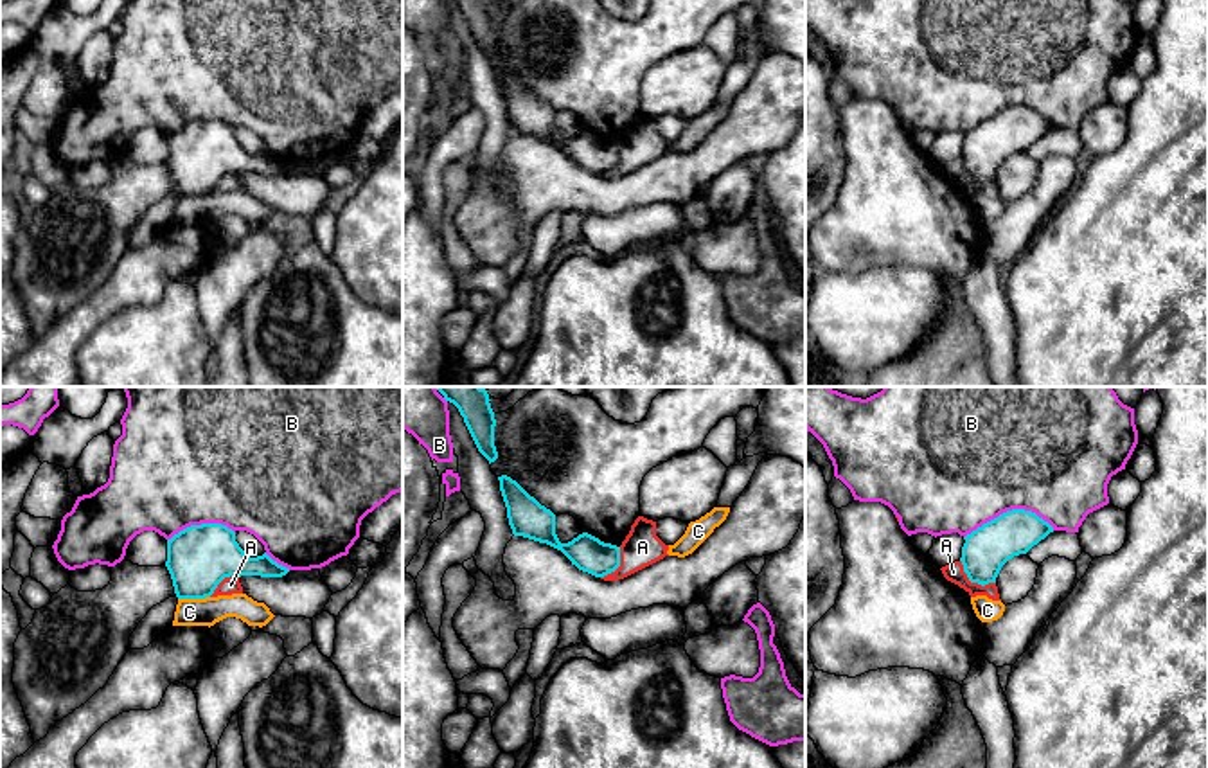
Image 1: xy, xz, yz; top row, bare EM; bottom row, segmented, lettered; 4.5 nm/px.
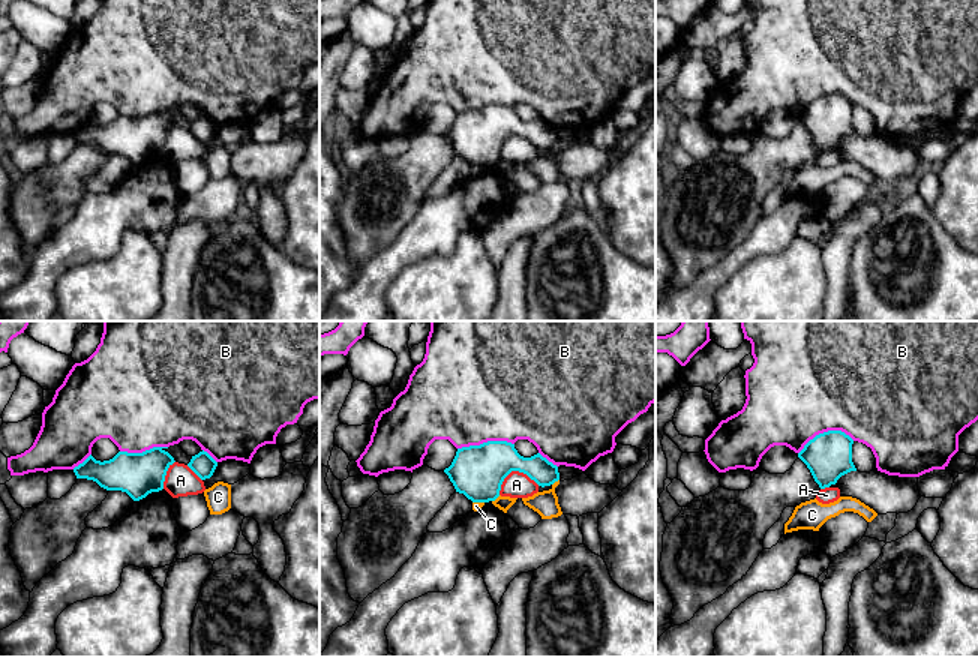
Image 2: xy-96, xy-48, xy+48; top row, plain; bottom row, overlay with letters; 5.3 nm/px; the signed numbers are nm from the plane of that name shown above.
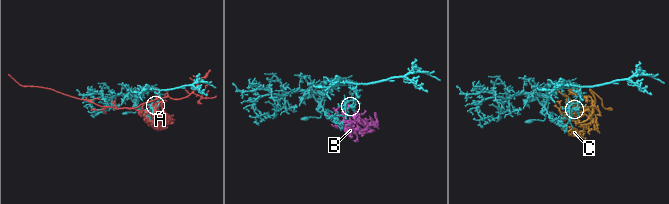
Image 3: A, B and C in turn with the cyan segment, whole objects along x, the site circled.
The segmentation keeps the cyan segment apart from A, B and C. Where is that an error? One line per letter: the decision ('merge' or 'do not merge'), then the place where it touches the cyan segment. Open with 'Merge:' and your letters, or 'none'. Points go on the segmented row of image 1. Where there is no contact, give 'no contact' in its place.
Merge: none
A: do not merge; meets cyan in yz at (973, 581)
B: do not merge; meets cyan in yz at (1009, 511)
C: do not merge; meets cyan in xy at (193, 598)

